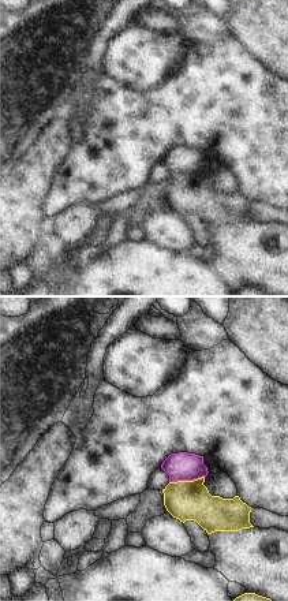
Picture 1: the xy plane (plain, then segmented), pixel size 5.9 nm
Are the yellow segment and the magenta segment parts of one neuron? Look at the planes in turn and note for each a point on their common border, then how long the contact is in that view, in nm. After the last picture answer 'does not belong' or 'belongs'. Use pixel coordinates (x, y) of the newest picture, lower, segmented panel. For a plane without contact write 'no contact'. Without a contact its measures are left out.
contact (186, 481); length 220 nm

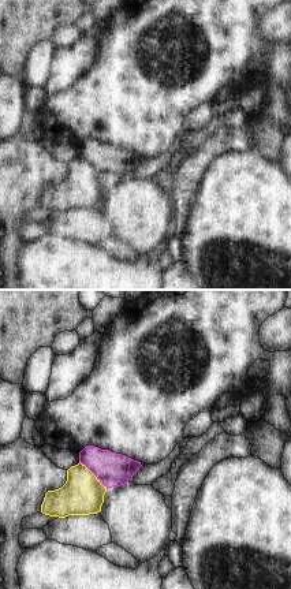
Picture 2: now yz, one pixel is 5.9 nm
contact (93, 474); length 220 nm

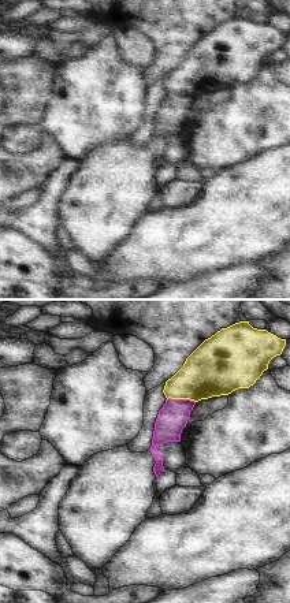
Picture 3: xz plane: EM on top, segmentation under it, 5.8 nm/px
contact (181, 398); length 170 nm

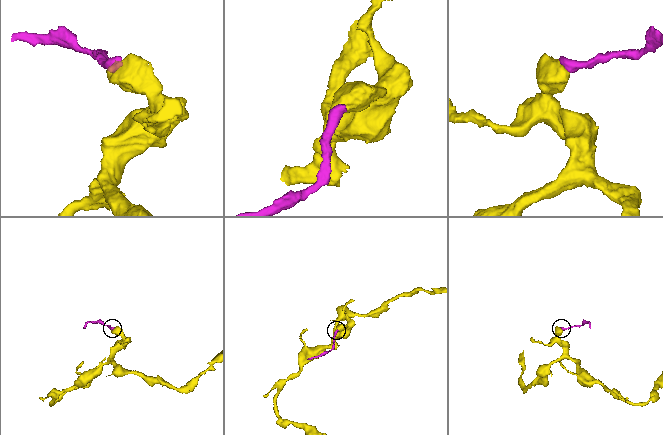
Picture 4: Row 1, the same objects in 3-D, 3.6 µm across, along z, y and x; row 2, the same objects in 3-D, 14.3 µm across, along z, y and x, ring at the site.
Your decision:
does not belong

